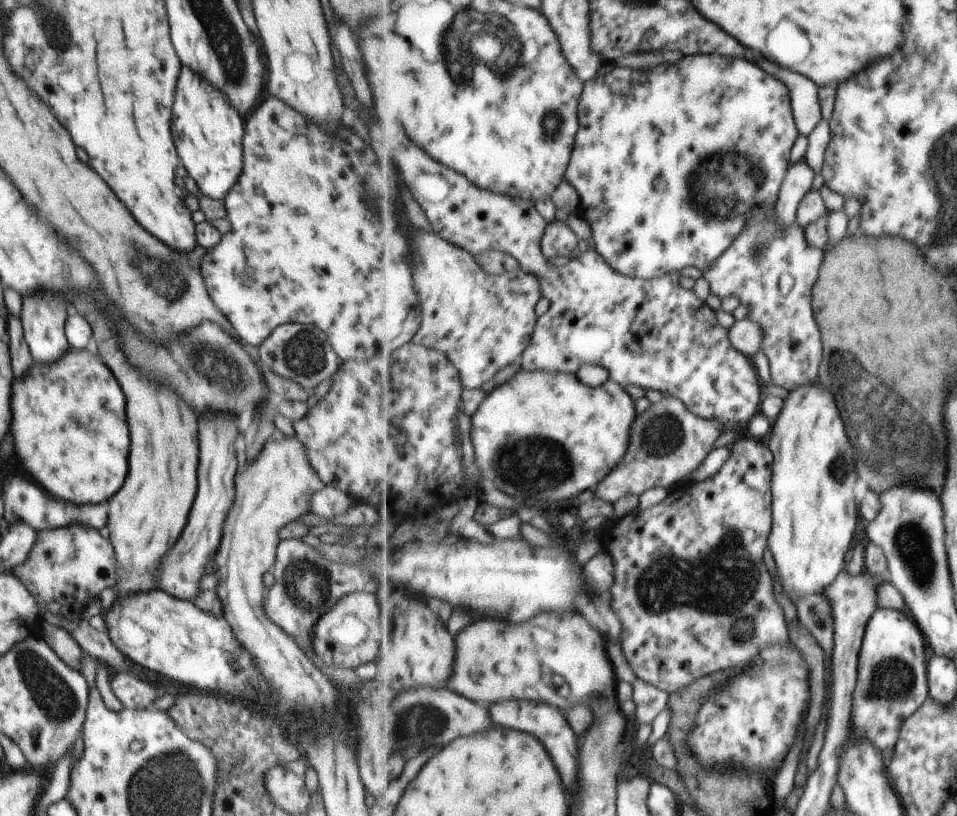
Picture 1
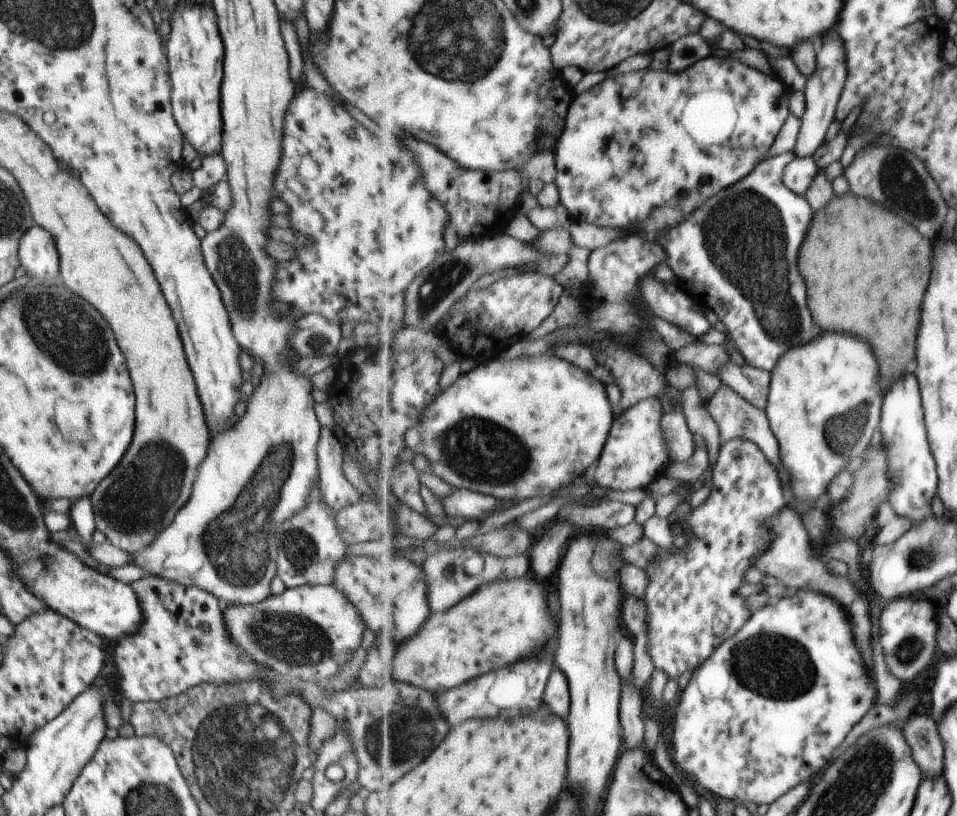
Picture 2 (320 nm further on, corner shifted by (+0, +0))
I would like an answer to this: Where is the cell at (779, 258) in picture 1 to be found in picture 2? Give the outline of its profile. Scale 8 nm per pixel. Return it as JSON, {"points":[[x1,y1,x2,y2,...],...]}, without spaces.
{"points":[[789,151,765,159,738,183,721,189,713,198,707,199,685,222,663,230,654,239,655,243,661,244,663,238,667,264,675,276,681,276,678,283,681,288,693,294,695,286,695,296,700,303,716,312,745,362,769,372,776,367,784,352,809,342,819,332,807,306,807,284,798,267,801,246,813,220,813,209,807,196,793,192,784,183,785,167,796,156,794,151]]}

